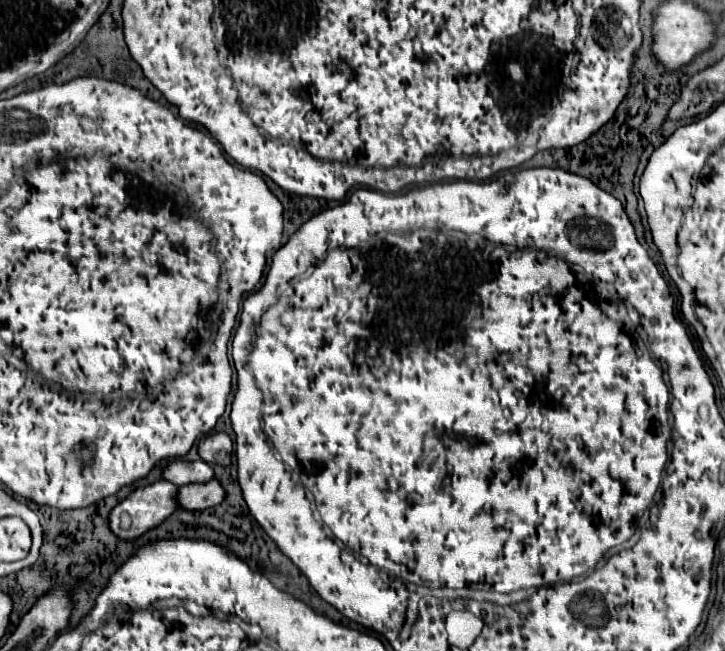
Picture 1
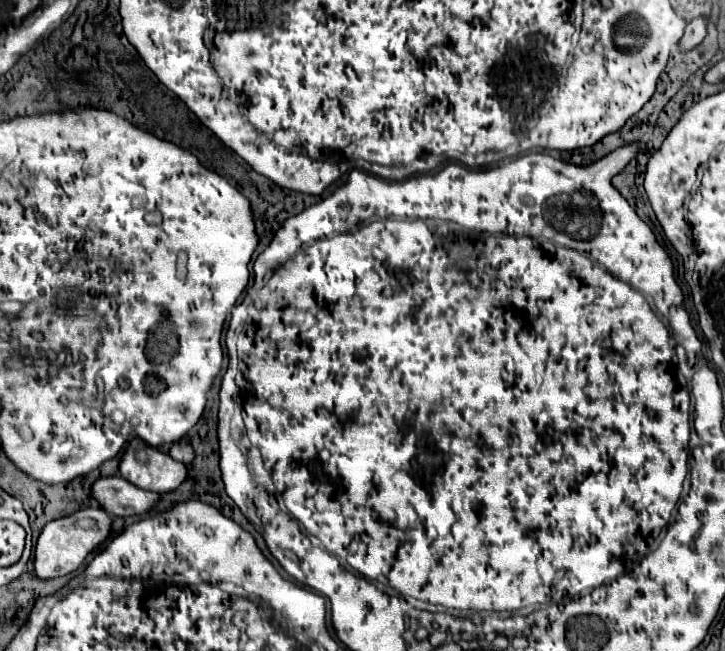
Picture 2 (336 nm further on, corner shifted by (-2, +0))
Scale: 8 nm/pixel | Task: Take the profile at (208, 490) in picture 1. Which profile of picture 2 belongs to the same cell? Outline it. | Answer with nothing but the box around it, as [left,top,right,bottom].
[91,477,161,517]

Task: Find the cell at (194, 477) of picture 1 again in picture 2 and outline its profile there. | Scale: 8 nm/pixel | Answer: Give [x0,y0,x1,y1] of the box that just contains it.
[119,439,187,493]

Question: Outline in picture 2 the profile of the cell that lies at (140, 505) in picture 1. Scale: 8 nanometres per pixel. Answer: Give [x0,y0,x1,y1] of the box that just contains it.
[35,505,113,579]

